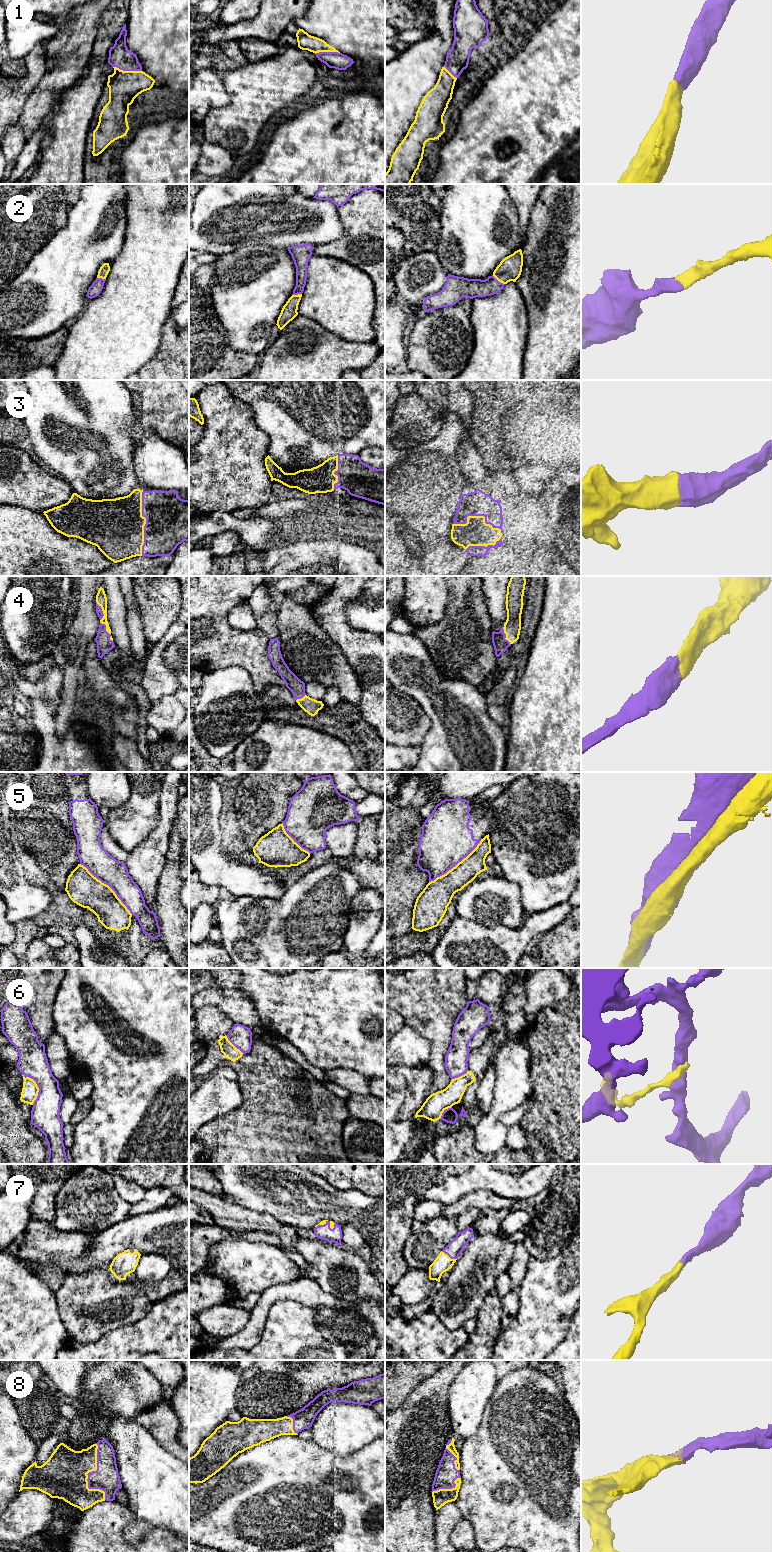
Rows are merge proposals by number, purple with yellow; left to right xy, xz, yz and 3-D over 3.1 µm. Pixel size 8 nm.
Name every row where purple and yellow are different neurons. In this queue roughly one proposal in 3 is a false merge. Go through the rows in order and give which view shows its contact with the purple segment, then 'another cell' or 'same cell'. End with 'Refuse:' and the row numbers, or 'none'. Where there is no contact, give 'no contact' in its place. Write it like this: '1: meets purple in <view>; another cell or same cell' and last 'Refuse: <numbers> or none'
1: meets purple in xy; same cell
2: meets purple in yz; same cell
3: meets purple in xy; same cell
4: meets purple in xy; same cell
5: meets purple in xy; another cell
6: meets purple in xy; another cell
7: meets purple in yz; same cell
8: meets purple in xy; same cell
Refuse: 5, 6

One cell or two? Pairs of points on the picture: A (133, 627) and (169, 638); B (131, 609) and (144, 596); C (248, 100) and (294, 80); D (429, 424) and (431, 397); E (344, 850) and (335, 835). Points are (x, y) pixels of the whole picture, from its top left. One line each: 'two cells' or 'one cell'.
A: two cells
B: two cells
C: one cell
D: two cells
E: one cell

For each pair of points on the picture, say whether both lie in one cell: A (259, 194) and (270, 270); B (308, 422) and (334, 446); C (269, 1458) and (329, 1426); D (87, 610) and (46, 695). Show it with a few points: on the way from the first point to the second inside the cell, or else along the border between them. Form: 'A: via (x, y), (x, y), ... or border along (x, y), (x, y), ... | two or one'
A: border along (243, 246), (269, 245), (286, 248) | two
B: via (314, 426), (328, 440) | one
C: border along (311, 1440), (320, 1447), (333, 1451) | two
D: border along (55, 664), (63, 673), (61, 690) | two

